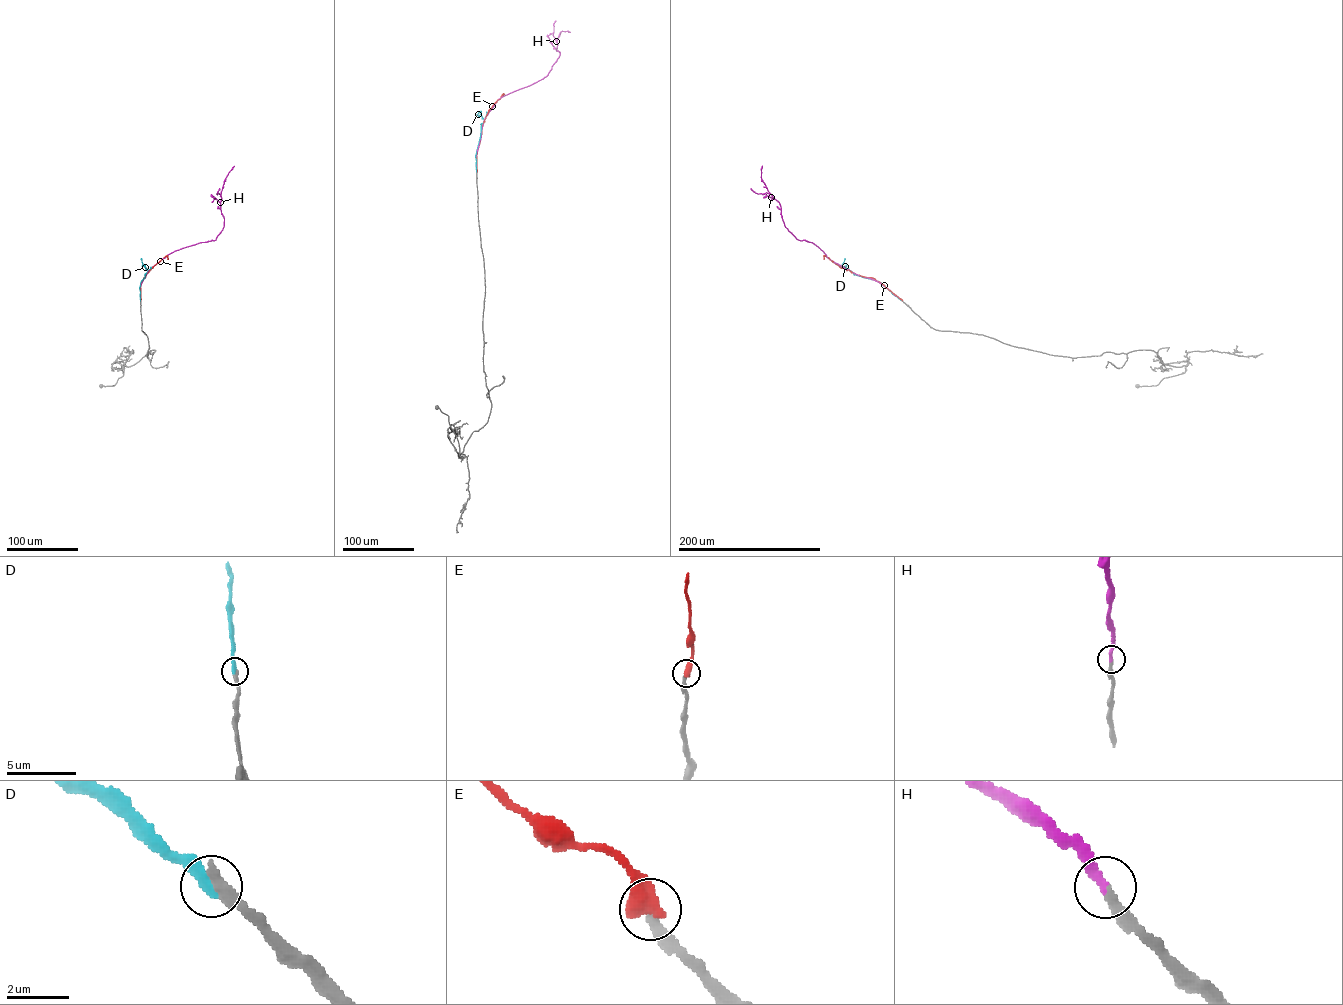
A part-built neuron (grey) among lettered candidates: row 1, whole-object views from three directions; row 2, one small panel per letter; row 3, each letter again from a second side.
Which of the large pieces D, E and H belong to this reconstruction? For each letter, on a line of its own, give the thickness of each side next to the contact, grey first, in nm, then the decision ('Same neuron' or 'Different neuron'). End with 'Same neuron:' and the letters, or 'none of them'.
D: Thickness 360 nm (grey) against 280 nm. Different neuron
E: Thickness 240 nm (grey) against 600 nm. Different neuron
H: Thickness 240 nm (grey) against 240 nm. Same neuron
Same neuron: H

